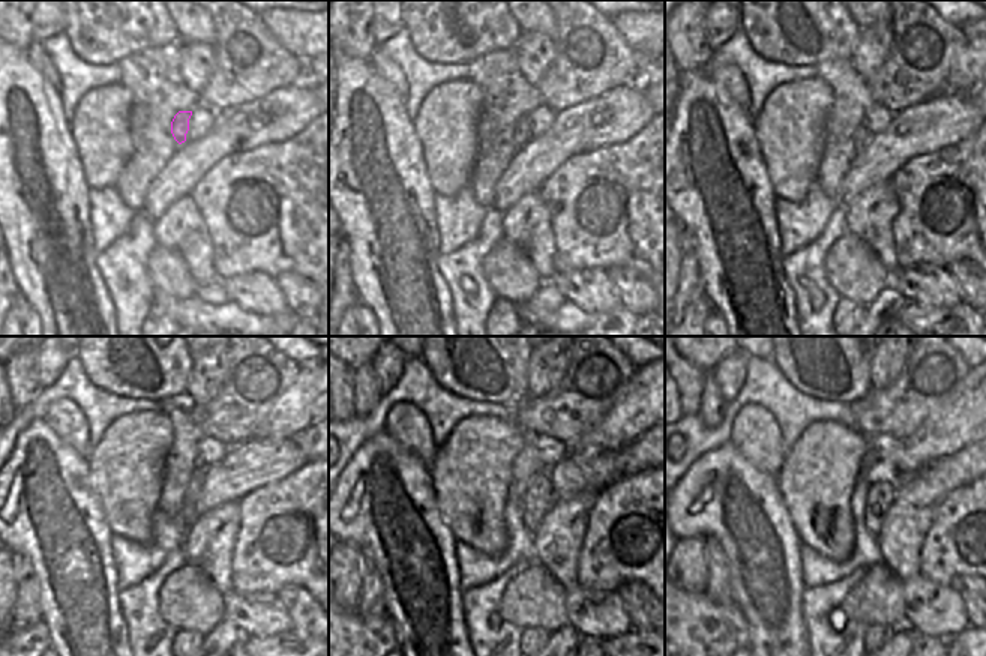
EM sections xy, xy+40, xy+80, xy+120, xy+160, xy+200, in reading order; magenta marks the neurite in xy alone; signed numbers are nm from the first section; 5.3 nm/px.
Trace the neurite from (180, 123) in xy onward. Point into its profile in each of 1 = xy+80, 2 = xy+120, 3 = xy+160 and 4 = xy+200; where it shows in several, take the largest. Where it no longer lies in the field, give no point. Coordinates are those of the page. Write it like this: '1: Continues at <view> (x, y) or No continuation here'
1: Continues at xy+80 (862, 135)
2: Continues at xy+120 (197, 478)
3: Continues at xy+160 (539, 494)
4: Continues at xy+200 (881, 493).

